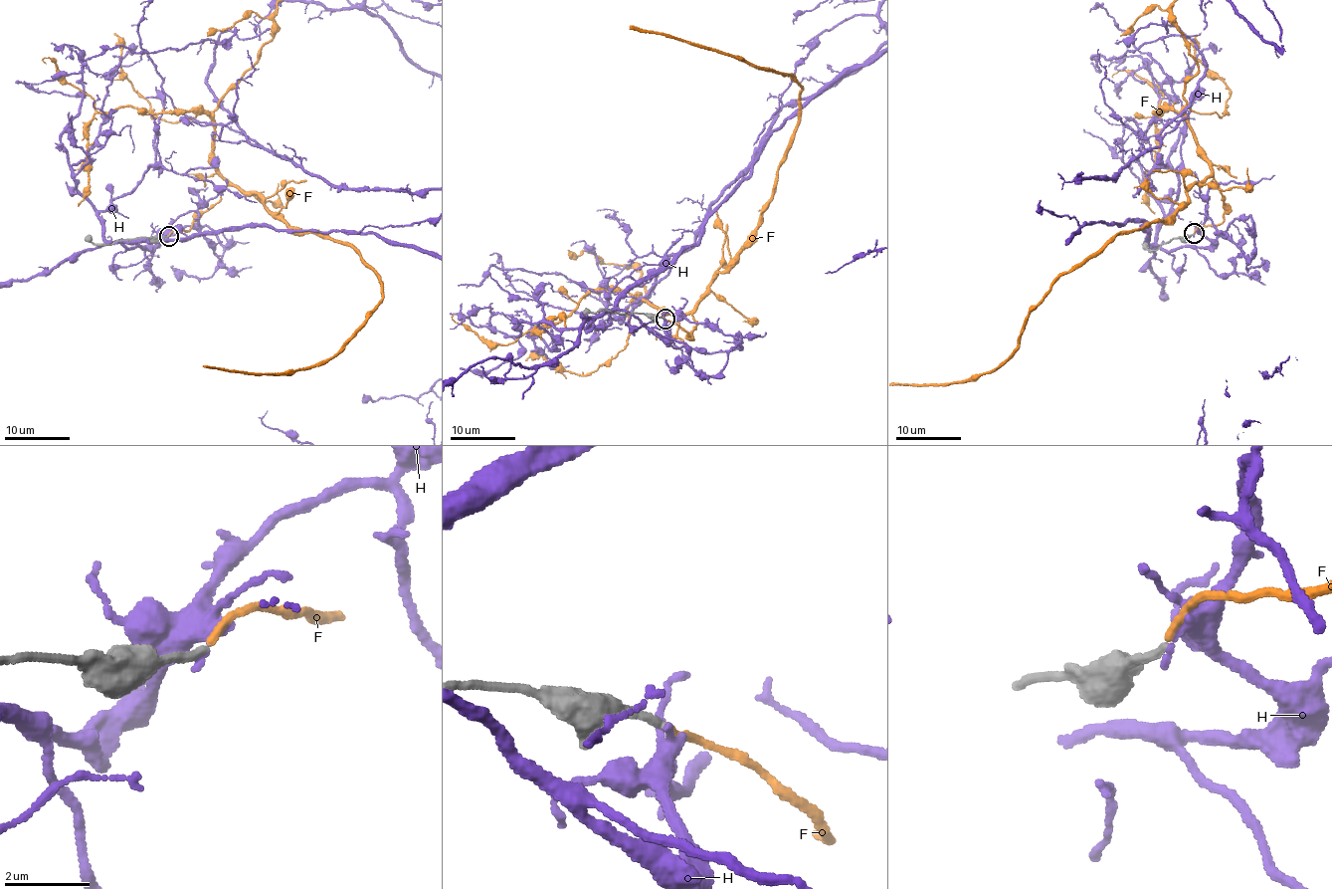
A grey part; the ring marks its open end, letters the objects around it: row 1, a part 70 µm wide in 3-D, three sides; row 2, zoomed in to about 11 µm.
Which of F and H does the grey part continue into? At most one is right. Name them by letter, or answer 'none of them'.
F

